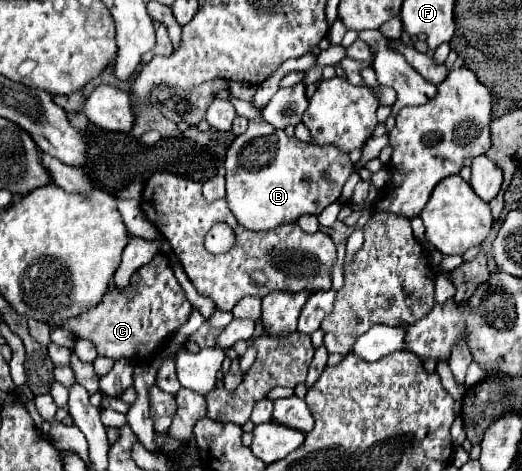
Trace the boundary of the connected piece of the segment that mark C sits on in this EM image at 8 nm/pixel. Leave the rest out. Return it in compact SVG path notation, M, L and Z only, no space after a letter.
M157 254L149 264L145 264L131 276L131 284L127 290L119 292L117 288L109 288L103 300L93 310L65 320L59 326L73 332L77 338L91 340L99 356L109 356L113 360L147 360L151 352L161 346L163 340L167 340L189 320L191 310L193 308L185 298L185 292L179 286L167 258L163 254Z

